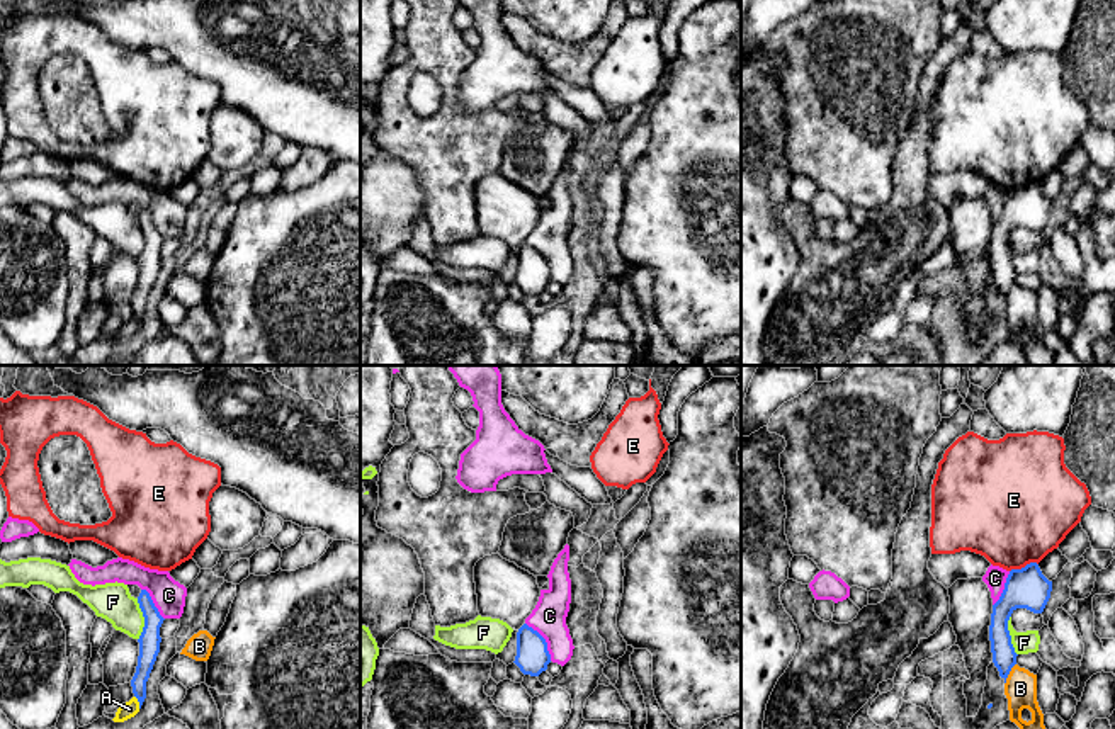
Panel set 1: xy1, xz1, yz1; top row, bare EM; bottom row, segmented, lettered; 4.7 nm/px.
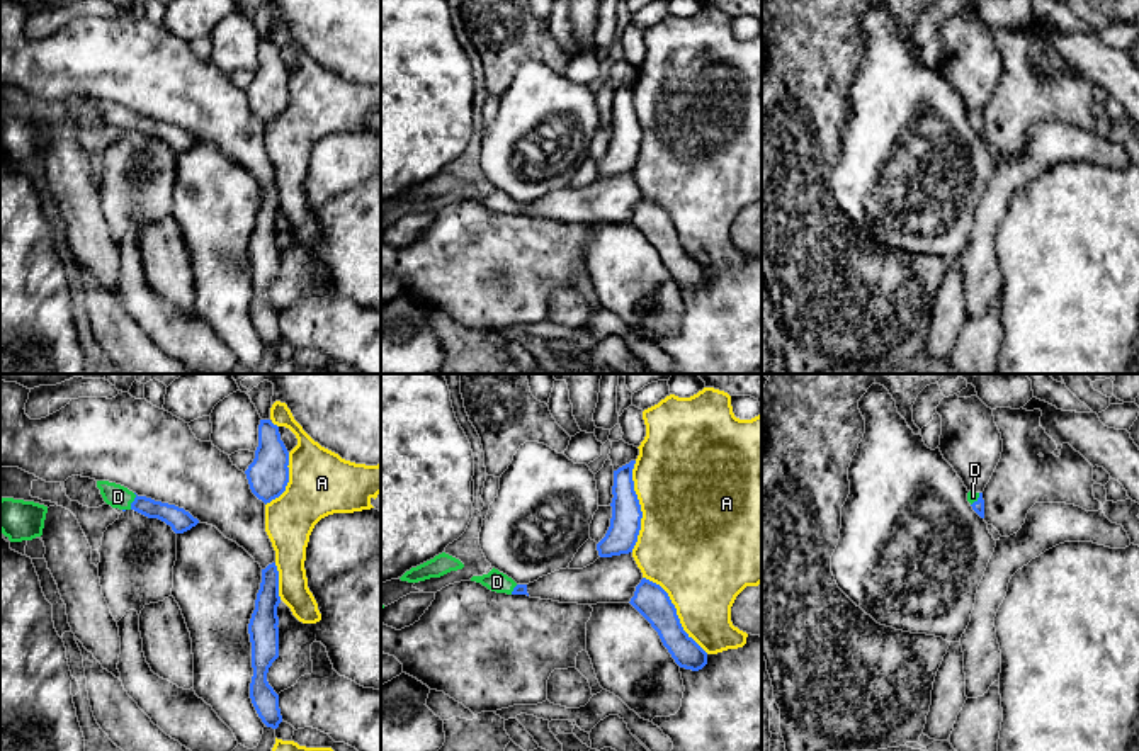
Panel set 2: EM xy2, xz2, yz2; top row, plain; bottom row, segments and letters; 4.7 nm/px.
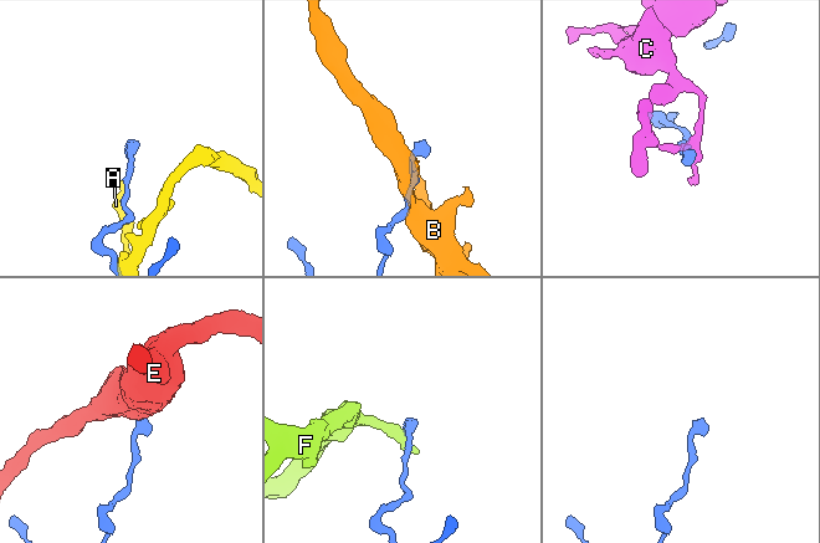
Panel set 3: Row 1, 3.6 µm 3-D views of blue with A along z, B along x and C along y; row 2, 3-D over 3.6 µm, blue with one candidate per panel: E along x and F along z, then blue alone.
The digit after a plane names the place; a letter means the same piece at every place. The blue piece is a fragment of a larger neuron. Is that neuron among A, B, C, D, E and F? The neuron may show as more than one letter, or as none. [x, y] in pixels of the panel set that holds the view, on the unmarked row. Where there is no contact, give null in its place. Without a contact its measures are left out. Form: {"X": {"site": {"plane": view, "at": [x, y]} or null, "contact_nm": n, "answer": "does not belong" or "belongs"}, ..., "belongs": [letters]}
{"A": {"site": {"plane": "xz2", "at": [640, 126]}, "contact_nm": 440, "answer": "does not belong"}, "B": {"site": {"plane": "yz1", "at": [1008, 293]}, "contact_nm": 120, "answer": "does not belong"}, "C": {"site": {"plane": "xz1", "at": [544, 260]}, "contact_nm": 220, "answer": "does not belong"}, "D": {"site": {"plane": "xy2", "at": [133, 121]}, "contact_nm": 80, "answer": "belongs"}, "E": {"site": {"plane": "yz1", "at": [1025, 186]}, "contact_nm": 140, "answer": "does not belong"}, "F": {"site": {"plane": "xy1", "at": [145, 238]}, "contact_nm": 200, "answer": "does not belong"}, "belongs": ["D"]}

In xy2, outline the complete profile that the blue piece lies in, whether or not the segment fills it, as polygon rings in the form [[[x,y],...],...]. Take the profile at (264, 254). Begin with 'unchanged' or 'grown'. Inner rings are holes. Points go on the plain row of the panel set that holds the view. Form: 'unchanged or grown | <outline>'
unchanged | [[[272,182],[262,189],[262,202],[248,243],[253,287],[250,318],[262,342],[272,348],[282,342],[279,314],[267,301],[269,287],[279,277],[279,223],[279,190]]]

